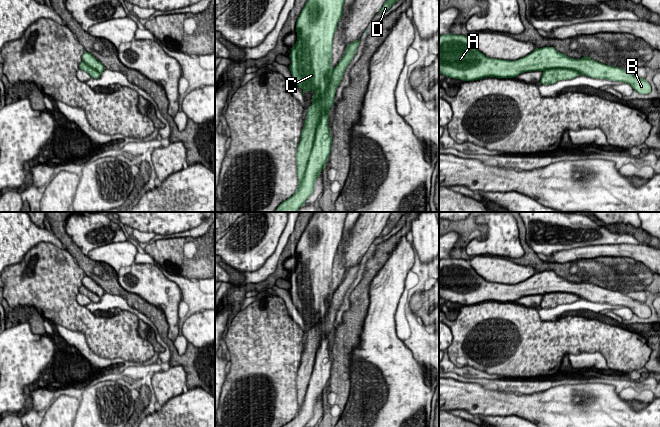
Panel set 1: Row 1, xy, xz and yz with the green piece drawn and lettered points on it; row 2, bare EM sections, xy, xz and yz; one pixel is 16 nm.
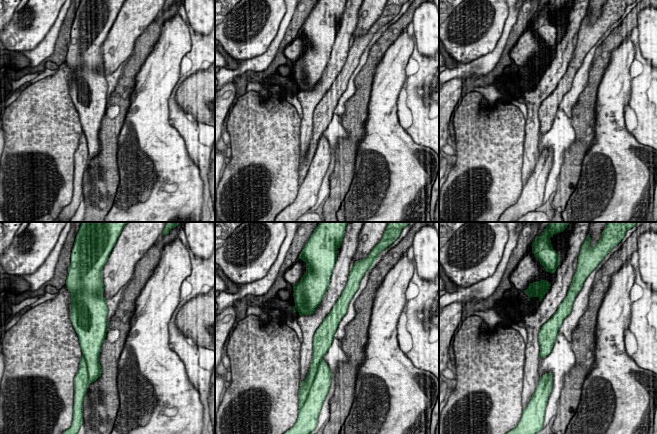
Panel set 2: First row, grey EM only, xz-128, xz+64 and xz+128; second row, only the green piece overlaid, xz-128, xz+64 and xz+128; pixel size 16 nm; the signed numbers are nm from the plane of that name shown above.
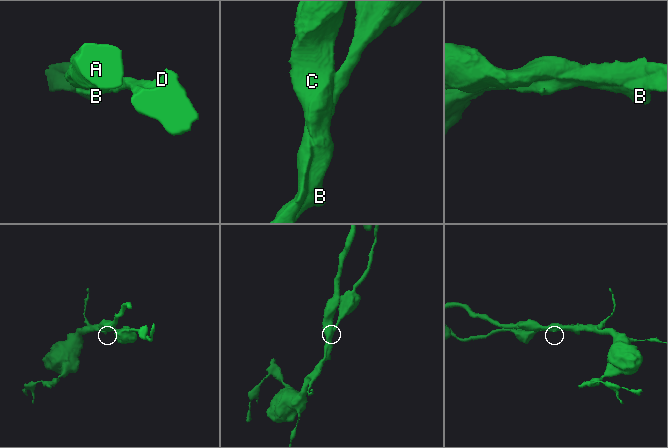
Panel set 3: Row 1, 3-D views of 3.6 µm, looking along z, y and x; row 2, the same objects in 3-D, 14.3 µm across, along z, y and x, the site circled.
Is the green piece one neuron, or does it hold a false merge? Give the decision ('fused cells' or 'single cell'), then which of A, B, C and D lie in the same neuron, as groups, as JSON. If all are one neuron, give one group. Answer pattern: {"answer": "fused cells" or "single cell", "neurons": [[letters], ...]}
{"answer": "fused cells", "neurons": [["A", "B", "C"], ["D"]]}

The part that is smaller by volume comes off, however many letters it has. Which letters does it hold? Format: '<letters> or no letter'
D

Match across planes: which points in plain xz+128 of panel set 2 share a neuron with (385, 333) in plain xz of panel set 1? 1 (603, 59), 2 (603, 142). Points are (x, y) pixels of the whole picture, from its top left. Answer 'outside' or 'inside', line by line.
1: outside
2: inside

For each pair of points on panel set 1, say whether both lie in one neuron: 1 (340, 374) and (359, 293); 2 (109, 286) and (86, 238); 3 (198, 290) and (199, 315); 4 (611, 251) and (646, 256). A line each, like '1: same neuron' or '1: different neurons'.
1: same neuron
2: different neurons
3: same neuron
4: same neuron

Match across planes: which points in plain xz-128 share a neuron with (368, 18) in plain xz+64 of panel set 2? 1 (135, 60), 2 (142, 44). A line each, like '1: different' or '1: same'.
1: different
2: different

